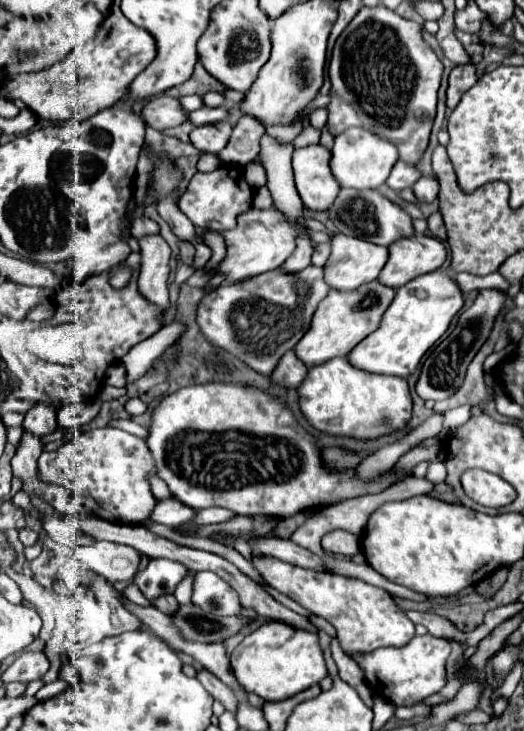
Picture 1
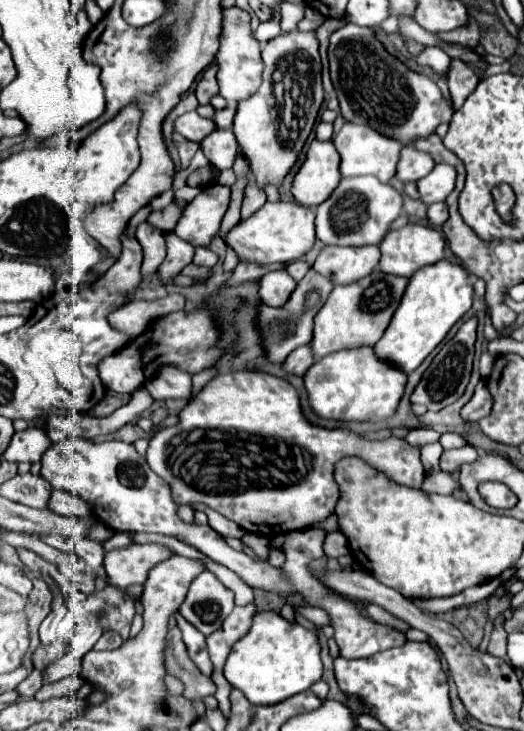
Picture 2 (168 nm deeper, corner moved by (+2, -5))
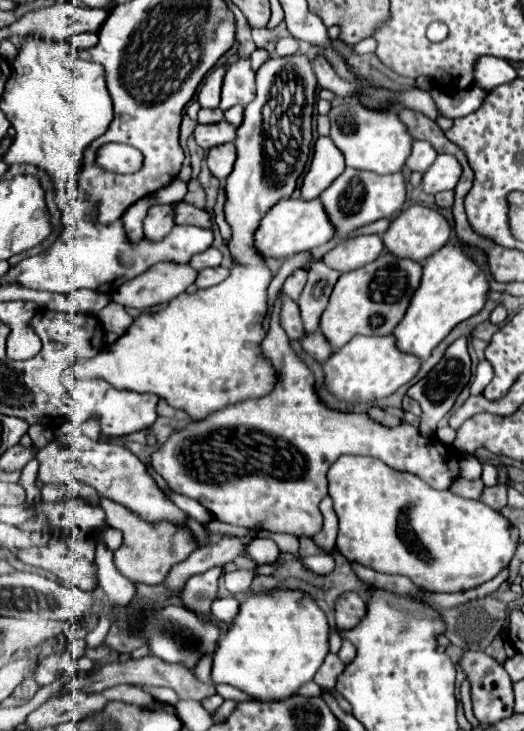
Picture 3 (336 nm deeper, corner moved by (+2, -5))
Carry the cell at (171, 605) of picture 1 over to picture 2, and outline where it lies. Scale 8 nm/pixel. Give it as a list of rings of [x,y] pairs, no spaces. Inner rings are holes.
[[[172,627],[166,635],[166,649],[164,649],[164,667],[168,675],[174,675],[184,683],[184,697],[186,699],[202,699],[216,691],[216,685],[210,677],[206,677],[188,657],[186,645],[182,641],[182,633],[178,627]]]

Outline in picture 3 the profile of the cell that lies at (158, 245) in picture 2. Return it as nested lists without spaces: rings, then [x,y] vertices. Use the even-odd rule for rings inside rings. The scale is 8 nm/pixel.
[[[154,205],[154,207],[150,207],[150,211],[144,219],[144,237],[148,241],[164,239],[170,233],[172,227],[174,227],[172,205]]]

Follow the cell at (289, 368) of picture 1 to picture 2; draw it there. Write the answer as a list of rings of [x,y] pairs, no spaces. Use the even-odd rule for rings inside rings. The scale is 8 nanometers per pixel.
[[[304,345],[304,347],[298,347],[296,351],[292,351],[288,355],[288,359],[284,361],[284,369],[288,373],[296,373],[296,375],[304,375],[308,371],[308,367],[312,367],[314,363],[314,355],[312,355],[312,347],[310,345]]]

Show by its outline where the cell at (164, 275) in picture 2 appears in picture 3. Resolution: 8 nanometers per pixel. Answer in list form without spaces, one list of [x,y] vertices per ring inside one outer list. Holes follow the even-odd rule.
[[[160,261],[132,281],[122,283],[112,299],[124,307],[150,309],[184,293],[194,281],[196,271],[188,263]]]

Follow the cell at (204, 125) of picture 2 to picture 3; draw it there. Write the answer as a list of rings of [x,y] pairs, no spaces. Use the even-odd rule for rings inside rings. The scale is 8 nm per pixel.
[[[226,121],[212,123],[212,125],[198,123],[194,129],[194,139],[202,149],[210,149],[210,147],[234,141],[234,137],[236,137],[236,127],[232,127]]]

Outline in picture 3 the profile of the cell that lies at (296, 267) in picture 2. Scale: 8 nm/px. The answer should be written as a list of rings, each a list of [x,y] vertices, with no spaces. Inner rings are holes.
[[[296,269],[296,271],[286,279],[282,291],[296,301],[298,295],[300,295],[300,291],[302,291],[302,287],[304,287],[304,283],[306,283],[306,271],[304,271],[304,269]]]

